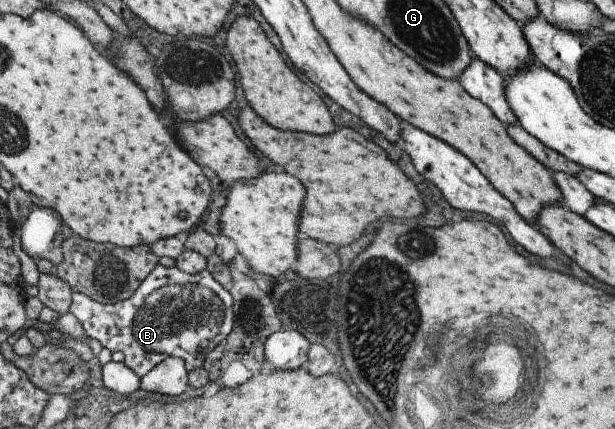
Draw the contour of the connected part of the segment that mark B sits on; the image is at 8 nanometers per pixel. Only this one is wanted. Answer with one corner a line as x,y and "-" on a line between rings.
158,263
127,299
112,304
100,304
82,293
72,292
68,312
79,321
85,336
99,341
101,347
105,347
111,353
113,351
123,353
124,366
139,377
145,375
167,356
182,359
187,373
201,368
205,355
215,345
225,340
233,325
231,294
215,281
206,269
188,274
175,265
164,267

